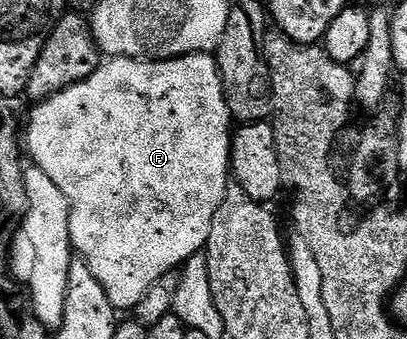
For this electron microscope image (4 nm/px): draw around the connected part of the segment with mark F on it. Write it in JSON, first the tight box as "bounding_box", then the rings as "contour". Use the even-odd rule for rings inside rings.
{"bounding_box":[24,54,232,312],"contour":[[[213,54],[181,55],[175,59],[111,59],[99,62],[96,73],[52,97],[41,100],[30,115],[30,124],[24,127],[24,147],[32,158],[33,166],[44,169],[48,177],[68,197],[70,206],[70,246],[77,258],[85,261],[92,269],[96,281],[104,285],[108,301],[119,312],[137,308],[138,302],[169,271],[178,271],[192,256],[199,254],[212,233],[212,217],[224,201],[227,183],[231,182],[230,141],[232,138],[232,120],[226,104],[225,91],[222,88],[221,73]]]}

